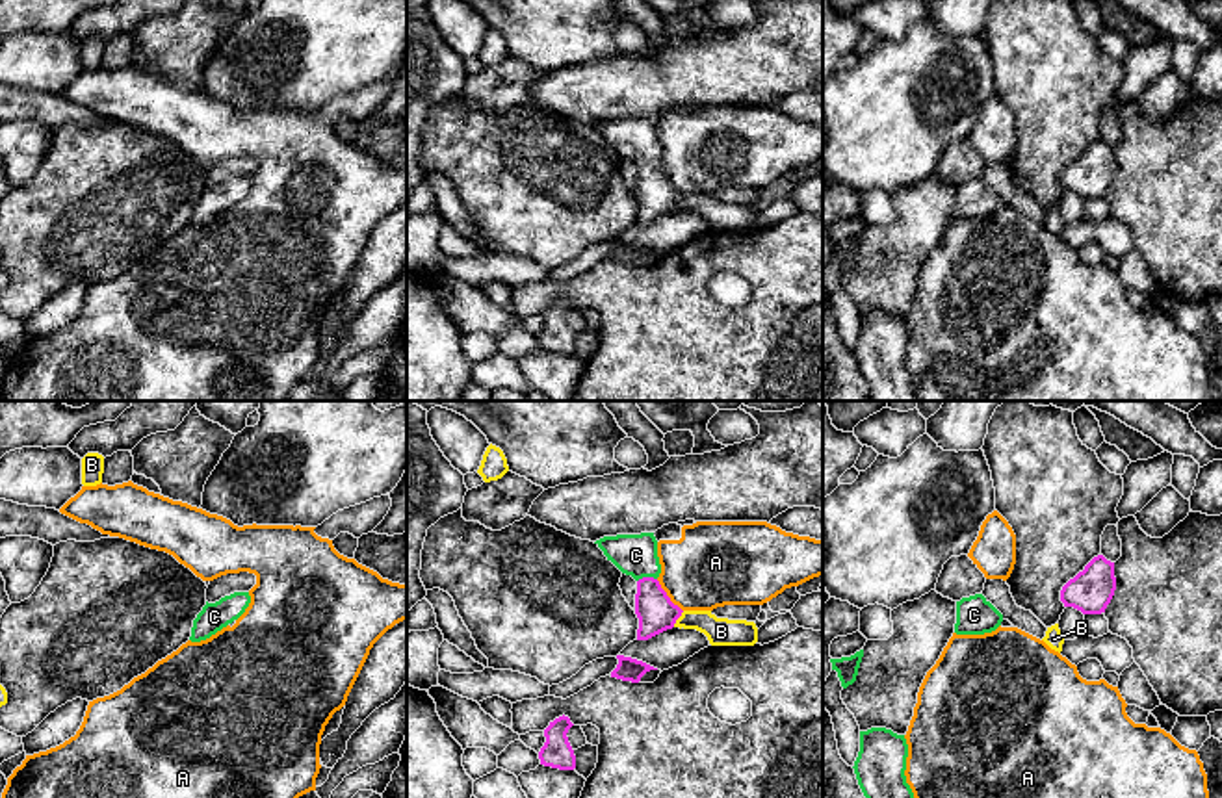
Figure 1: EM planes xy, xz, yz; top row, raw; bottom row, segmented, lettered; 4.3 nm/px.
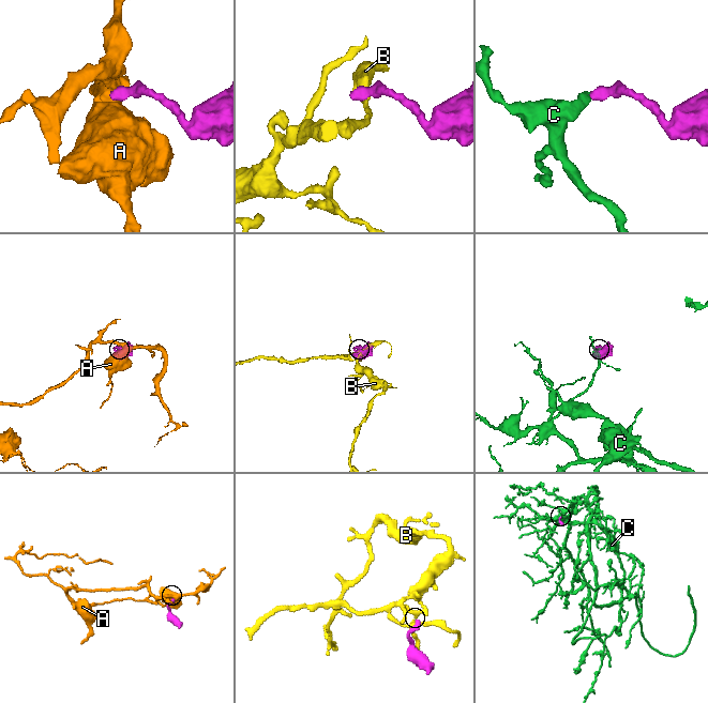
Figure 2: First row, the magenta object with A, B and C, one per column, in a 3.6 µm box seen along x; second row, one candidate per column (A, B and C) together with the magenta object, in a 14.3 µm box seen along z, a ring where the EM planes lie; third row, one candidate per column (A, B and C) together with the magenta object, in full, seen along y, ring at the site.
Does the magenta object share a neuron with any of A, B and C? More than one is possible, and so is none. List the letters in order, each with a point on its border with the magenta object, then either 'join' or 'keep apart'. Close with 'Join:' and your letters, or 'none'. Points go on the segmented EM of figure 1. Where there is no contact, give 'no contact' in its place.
A: xz (667, 596) | keep apart
B: xz (678, 617) | keep apart
C: xz (647, 578) | join
Join: C

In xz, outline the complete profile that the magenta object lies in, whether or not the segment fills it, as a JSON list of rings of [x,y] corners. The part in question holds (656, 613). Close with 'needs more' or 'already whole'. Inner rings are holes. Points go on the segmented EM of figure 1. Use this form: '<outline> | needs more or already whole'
[[[654,533],[604,536],[594,544],[622,573],[637,581],[637,640],[672,629],[683,611],[670,601],[657,581],[661,564]]] | needs more

